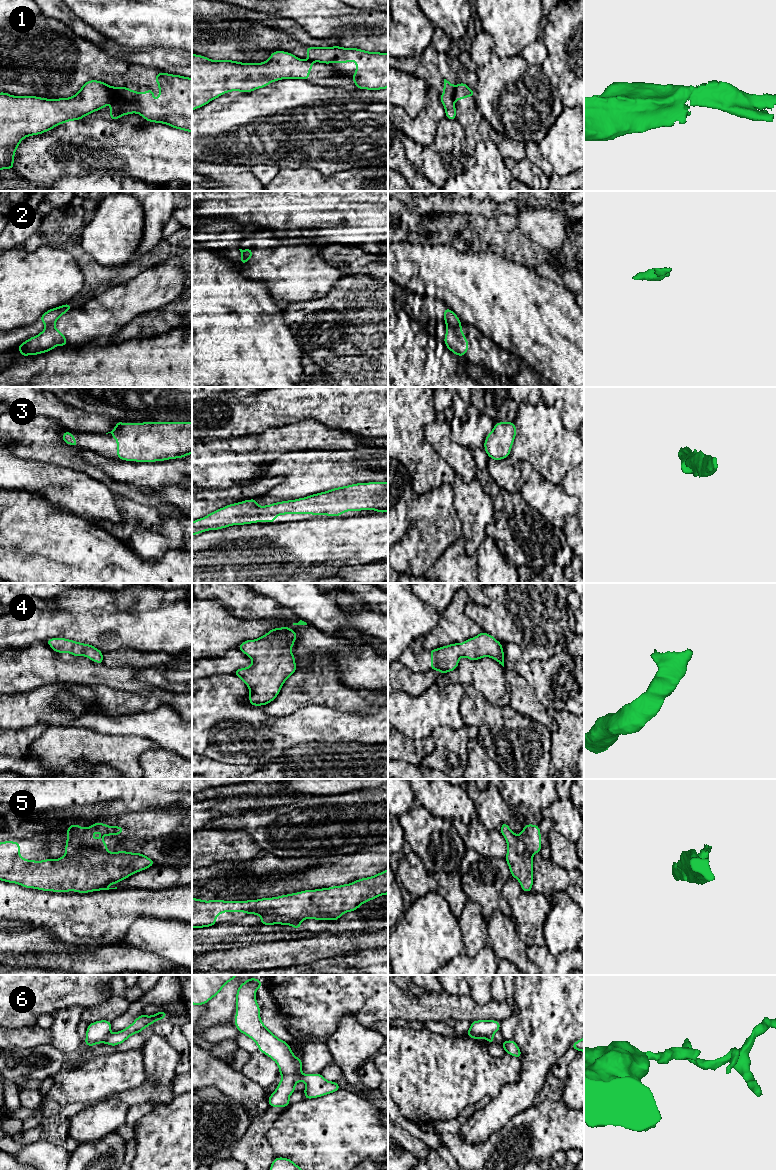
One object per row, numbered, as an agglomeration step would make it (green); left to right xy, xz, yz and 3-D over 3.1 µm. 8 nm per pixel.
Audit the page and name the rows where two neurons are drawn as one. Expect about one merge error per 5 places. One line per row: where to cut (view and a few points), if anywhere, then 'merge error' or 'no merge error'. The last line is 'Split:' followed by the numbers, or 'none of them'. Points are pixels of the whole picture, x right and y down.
1: cut xy (110, 87), (115, 97), (114, 100); merge error
2: cut yz (447, 324), (460, 328); merge error
3: cut none; no merge error
4: cut none; no merge error
5: cut xz (261, 916), (284, 916), (290, 919), (301, 920); merge error
6: cut xy (109, 1033), (103, 1042); merge error
Split: 1, 2, 5, 6

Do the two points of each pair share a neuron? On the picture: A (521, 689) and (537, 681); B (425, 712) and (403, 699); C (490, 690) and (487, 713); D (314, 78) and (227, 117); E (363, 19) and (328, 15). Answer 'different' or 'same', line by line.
A: different
B: same
C: different
D: different
E: same

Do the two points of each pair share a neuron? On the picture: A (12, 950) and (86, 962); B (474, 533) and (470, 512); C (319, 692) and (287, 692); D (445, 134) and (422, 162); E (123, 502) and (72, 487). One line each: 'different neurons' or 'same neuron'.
A: same neuron
B: same neuron
C: same neuron
D: same neuron
E: different neurons

